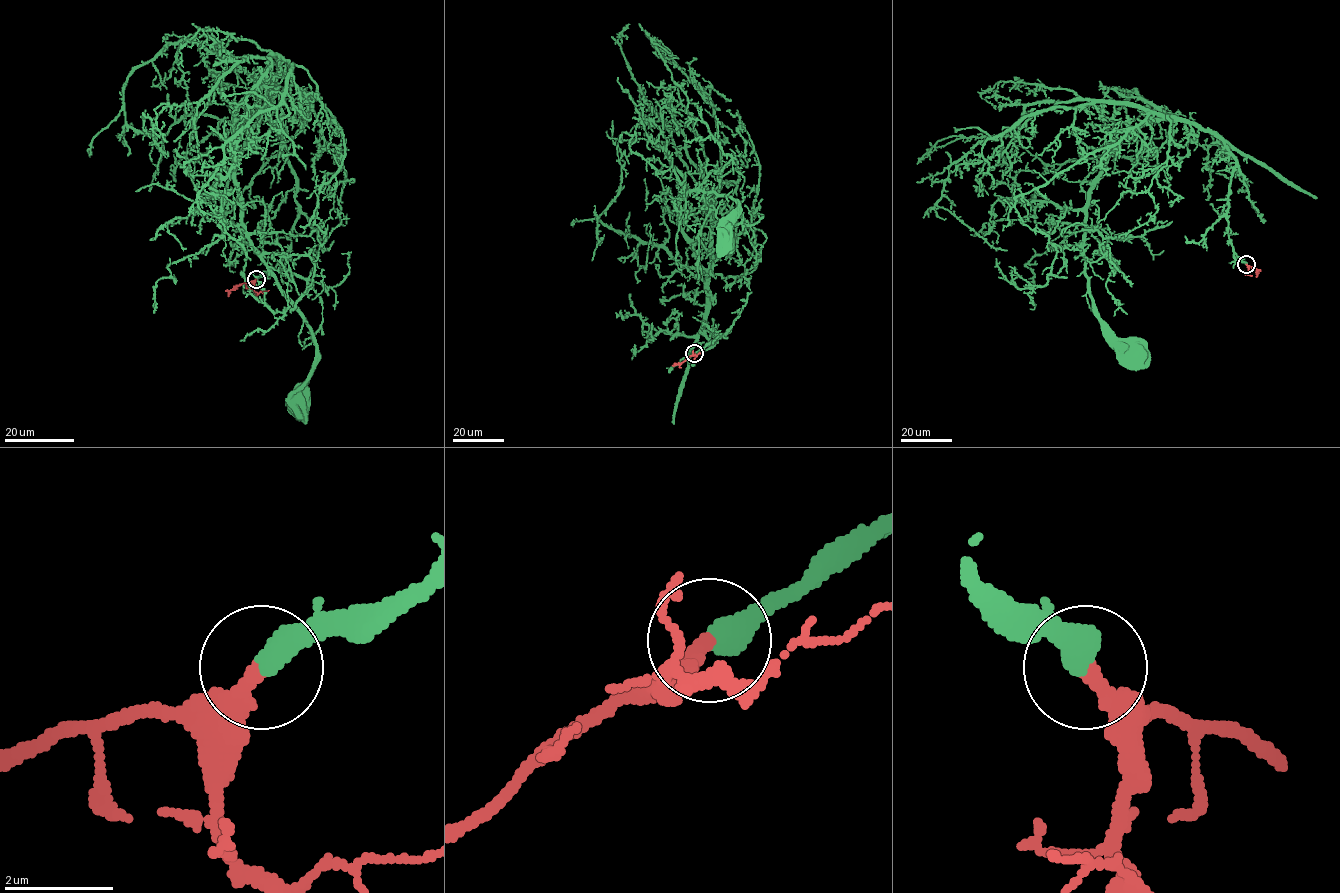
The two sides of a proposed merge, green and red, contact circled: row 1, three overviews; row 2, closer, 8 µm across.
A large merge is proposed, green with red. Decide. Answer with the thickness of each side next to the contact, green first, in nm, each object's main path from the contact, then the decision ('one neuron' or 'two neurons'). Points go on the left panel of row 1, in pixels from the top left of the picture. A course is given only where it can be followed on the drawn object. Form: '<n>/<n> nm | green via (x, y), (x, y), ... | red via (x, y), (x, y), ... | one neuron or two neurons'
480/340 nm | green via (256, 279), (289, 248), (299, 210), (271, 81), (235, 119), (234, 178), (243, 230), (315, 345), (299, 400) | red via (256, 279), (233, 287), (228, 296) | one neuron

